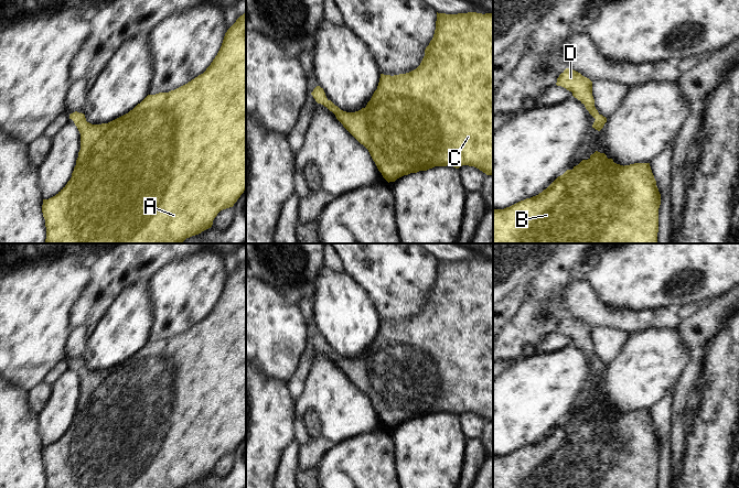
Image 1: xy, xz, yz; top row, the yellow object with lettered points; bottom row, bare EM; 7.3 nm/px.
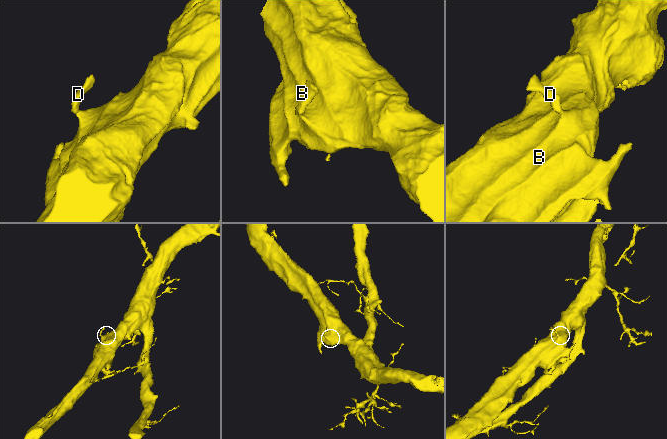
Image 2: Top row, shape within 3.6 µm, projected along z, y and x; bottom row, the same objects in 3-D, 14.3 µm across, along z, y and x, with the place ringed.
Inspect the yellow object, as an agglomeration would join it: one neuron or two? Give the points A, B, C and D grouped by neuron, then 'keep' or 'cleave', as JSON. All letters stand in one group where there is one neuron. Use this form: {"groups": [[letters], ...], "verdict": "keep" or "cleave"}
{"groups": [["A", "B", "C", "D"]], "verdict": "keep"}

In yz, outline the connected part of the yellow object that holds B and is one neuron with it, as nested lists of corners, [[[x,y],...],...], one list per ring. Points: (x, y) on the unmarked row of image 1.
[[[596,398],[588,406],[582,406],[572,416],[558,423],[546,436],[536,443],[521,447],[504,456],[493,456],[493,488],[657,488],[658,455],[661,441],[652,420],[650,410],[620,412],[608,405],[604,400]]]

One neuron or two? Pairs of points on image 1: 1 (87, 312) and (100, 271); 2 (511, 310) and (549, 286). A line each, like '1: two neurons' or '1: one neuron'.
1: one neuron
2: two neurons

